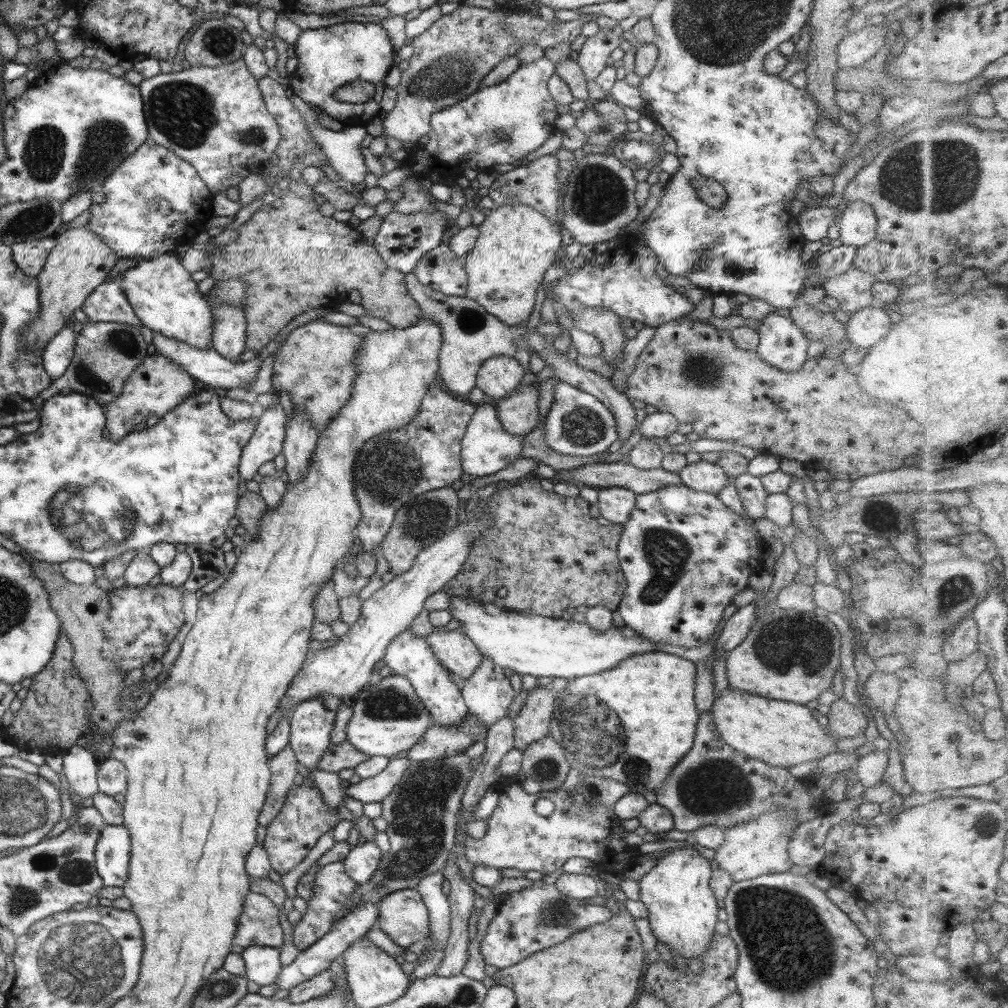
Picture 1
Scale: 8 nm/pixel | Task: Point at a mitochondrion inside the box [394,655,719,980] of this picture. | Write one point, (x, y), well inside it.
(576, 727)

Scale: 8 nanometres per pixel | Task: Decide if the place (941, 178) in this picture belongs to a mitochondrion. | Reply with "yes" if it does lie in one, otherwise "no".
yes

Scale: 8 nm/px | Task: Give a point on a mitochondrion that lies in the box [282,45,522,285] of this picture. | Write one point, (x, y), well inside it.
(442, 79)

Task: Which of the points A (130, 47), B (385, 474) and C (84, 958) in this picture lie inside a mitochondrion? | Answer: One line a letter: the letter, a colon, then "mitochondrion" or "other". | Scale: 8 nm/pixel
A: other
B: mitochondrion
C: mitochondrion

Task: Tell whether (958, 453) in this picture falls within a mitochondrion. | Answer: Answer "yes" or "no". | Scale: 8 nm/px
no

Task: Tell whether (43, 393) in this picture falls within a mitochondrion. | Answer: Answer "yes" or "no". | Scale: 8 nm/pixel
no

